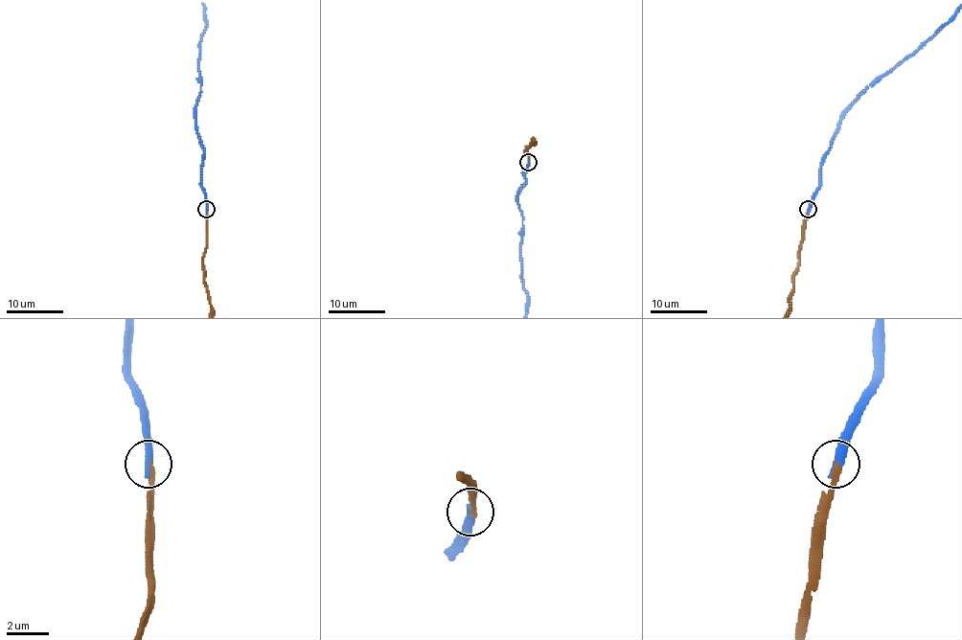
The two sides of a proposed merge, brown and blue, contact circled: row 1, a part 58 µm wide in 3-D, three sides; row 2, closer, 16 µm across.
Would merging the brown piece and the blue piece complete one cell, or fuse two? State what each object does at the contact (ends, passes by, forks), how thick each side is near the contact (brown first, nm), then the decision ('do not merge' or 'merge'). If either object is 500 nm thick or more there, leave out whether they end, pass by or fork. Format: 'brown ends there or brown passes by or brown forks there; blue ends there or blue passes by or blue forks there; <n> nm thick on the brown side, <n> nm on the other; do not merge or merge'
brown ends there; blue ends there; 240 nm thick on the brown side, 320 nm on the other; merge

